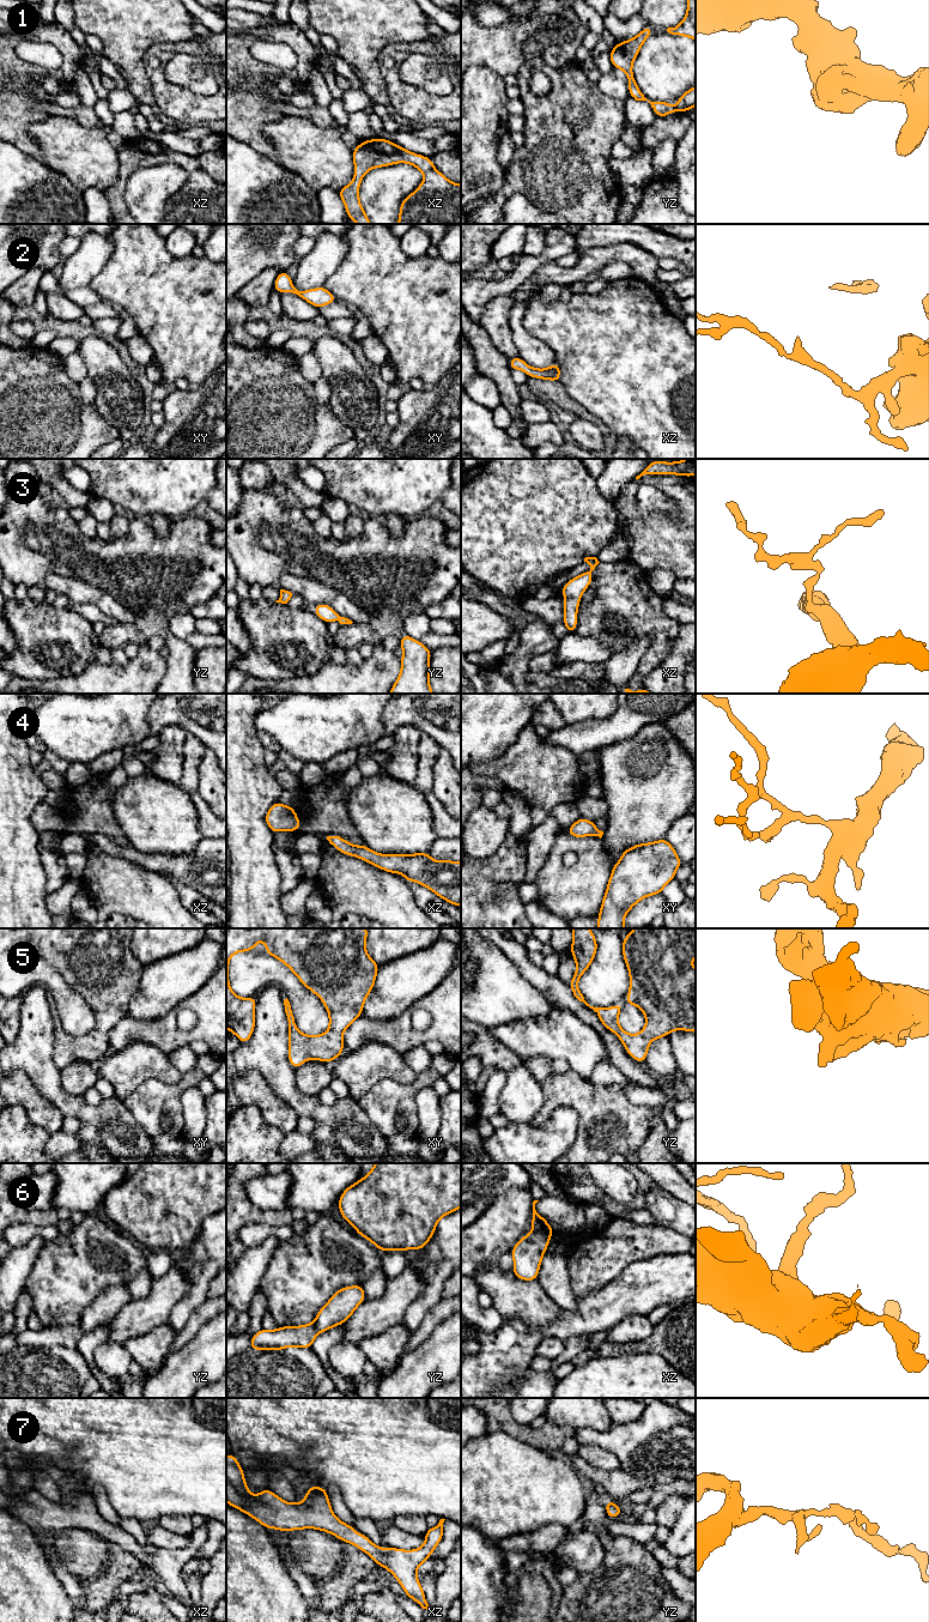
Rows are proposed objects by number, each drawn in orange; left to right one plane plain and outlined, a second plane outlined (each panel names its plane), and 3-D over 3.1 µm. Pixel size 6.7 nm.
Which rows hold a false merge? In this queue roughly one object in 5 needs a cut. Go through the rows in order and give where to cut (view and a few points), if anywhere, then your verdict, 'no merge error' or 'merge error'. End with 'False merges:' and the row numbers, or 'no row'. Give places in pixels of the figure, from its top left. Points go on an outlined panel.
1: no cut; no merge error
2: no cut; no merge error
3: no cut; no merge error
4: no cut; no merge error
5: no cut; no merge error
6: no cut; no merge error
7: no cut; no merge error
False merges: no row

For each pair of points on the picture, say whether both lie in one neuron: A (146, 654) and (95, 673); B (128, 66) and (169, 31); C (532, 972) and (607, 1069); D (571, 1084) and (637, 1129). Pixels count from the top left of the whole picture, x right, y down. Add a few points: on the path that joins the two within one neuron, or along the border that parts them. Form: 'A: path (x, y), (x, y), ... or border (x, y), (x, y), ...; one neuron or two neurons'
A: path (134, 667), (128, 673), (108, 673); one neuron
B: path (131, 54), (153, 31), (157, 31); one neuron
C: border (609, 1060), (630, 1081); two neurons
D: path (588, 1097), (600, 1108), (611, 1108), (620, 1115); one neuron

